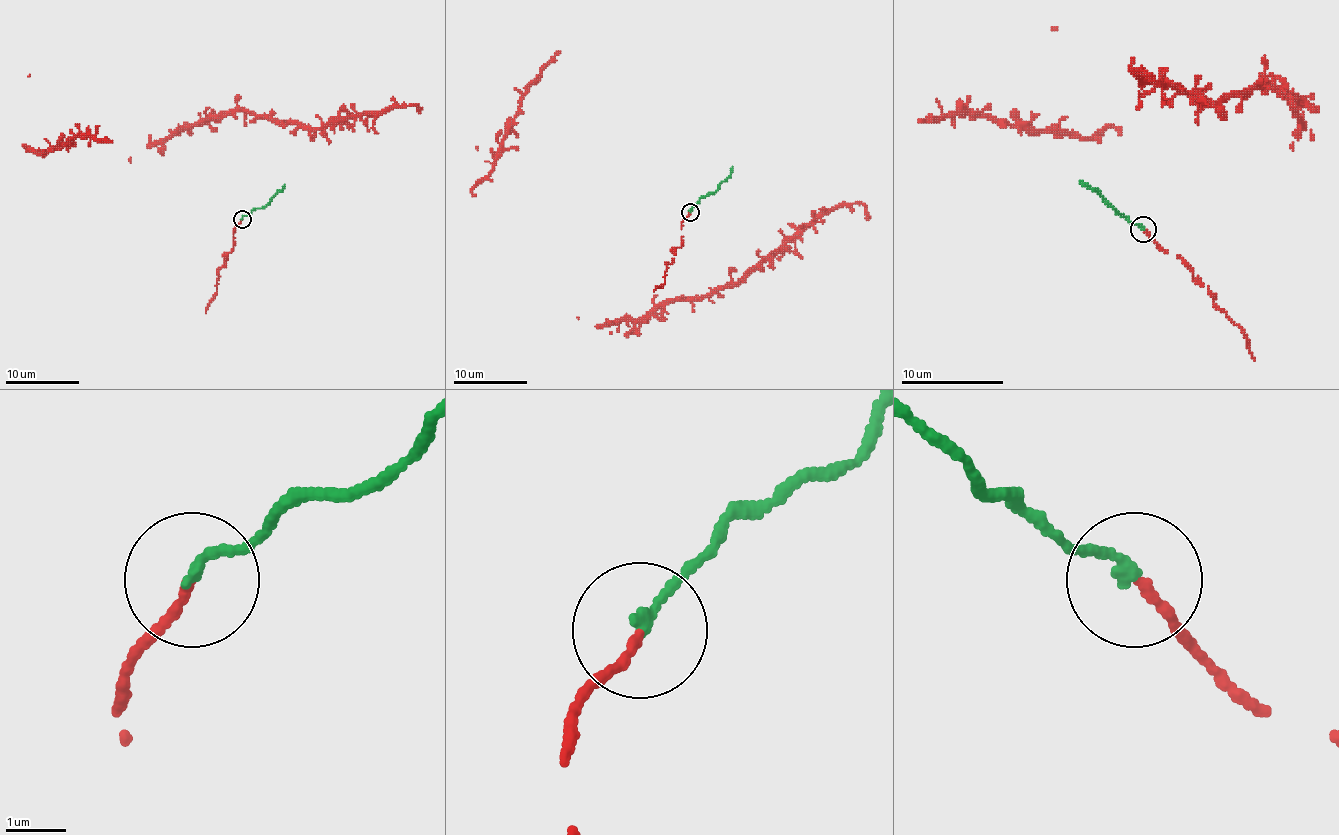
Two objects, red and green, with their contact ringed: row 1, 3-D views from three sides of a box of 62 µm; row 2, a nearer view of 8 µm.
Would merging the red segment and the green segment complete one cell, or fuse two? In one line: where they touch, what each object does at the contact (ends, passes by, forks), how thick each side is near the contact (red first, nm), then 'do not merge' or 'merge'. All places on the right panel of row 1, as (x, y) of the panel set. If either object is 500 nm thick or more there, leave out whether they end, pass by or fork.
(1143, 229) | red ends | green ends | 140/180 nm | merge

